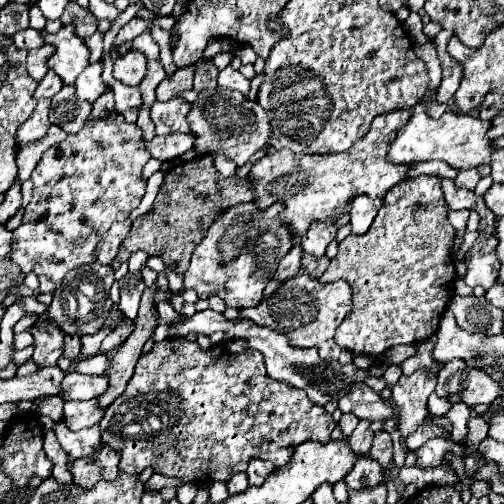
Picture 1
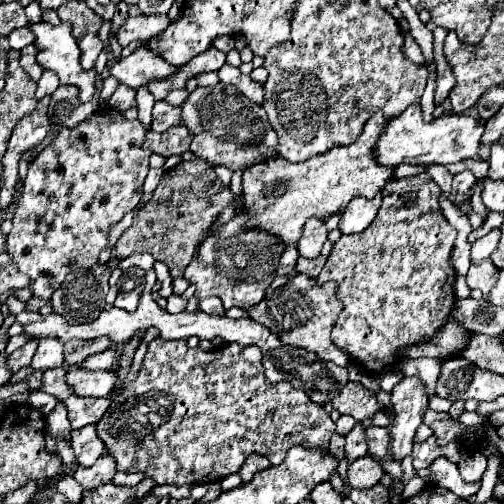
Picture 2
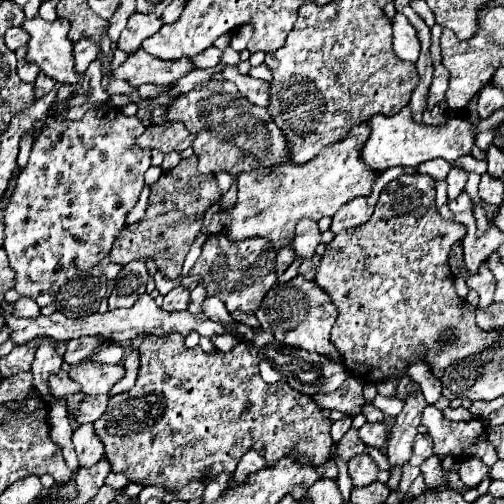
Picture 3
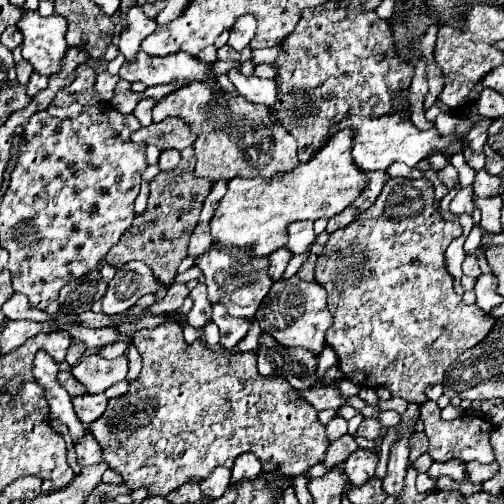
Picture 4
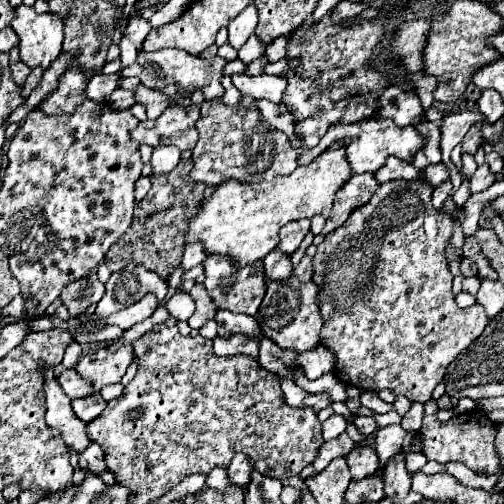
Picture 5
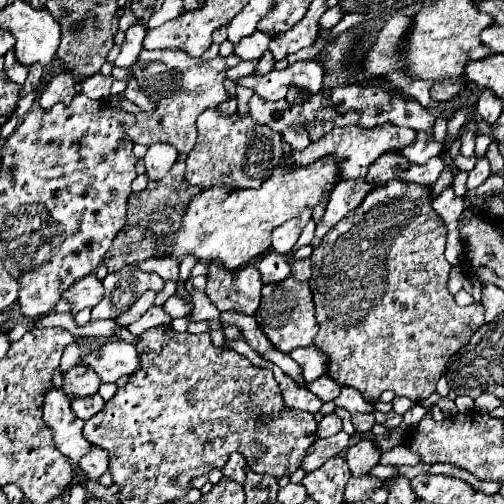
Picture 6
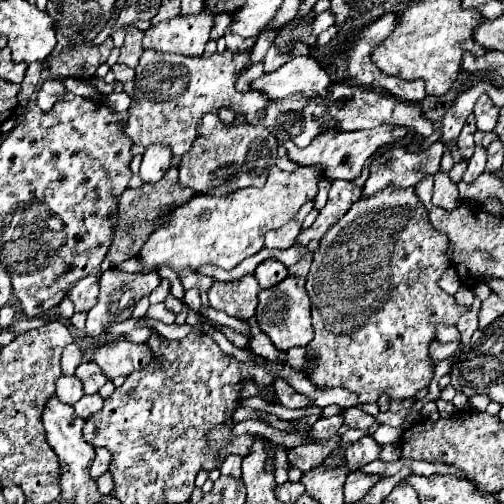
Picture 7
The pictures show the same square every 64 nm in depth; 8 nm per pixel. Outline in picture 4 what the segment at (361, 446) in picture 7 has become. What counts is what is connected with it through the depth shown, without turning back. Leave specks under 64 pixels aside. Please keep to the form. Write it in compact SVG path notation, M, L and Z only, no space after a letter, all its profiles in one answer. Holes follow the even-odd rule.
M360 448L354 454L350 454L350 458L344 462L344 472L354 486L362 486L366 480L374 478L376 464L378 456Z

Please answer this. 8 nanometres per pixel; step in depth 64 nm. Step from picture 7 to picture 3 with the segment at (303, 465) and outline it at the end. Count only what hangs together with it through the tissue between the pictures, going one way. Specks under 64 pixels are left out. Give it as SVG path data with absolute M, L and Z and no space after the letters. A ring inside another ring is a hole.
M350 428L350 432L338 442L338 456L344 458L346 462L358 454L366 452L366 444L358 438L358 430Z

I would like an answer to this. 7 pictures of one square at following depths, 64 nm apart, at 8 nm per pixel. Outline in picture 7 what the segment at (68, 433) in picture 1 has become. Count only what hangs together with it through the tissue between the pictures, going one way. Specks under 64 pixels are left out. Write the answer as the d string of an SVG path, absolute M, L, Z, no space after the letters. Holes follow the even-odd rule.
M96 448L96 456L90 464L90 478L92 480L98 480L106 470L108 470L108 464L110 464L110 452L106 448Z

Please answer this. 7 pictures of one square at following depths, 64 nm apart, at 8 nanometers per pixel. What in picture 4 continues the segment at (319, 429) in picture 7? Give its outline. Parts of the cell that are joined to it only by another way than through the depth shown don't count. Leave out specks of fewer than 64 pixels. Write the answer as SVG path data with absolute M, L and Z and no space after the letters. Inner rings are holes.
M332 418L330 424L326 426L326 436L330 440L338 440L340 436L344 436L348 432L348 422L344 418Z

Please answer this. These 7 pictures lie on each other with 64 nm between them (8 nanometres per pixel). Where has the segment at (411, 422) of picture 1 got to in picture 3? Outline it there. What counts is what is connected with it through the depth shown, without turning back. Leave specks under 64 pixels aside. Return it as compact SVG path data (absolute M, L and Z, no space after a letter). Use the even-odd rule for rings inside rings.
M416 388L416 392L408 392L408 398L402 400L404 408L402 412L394 418L394 424L390 428L390 438L388 438L388 446L386 446L386 456L390 460L392 472L390 472L390 480L388 486L390 490L398 488L400 482L400 468L406 460L410 460L412 456L412 442L416 438L416 428L420 424L422 418L422 410L426 408L426 400L424 394Z

